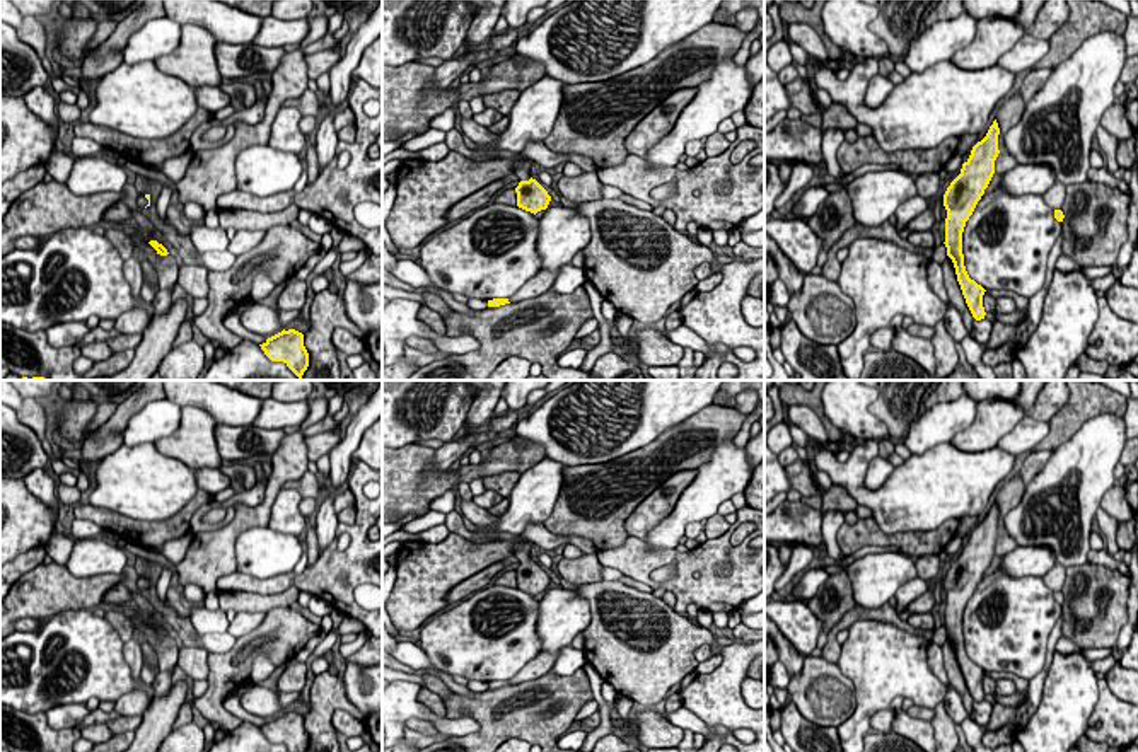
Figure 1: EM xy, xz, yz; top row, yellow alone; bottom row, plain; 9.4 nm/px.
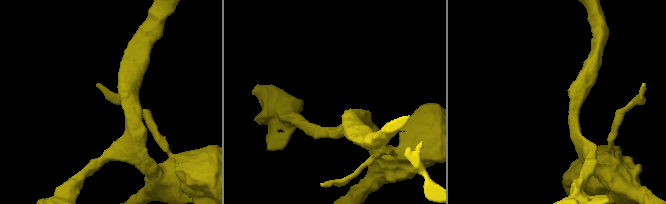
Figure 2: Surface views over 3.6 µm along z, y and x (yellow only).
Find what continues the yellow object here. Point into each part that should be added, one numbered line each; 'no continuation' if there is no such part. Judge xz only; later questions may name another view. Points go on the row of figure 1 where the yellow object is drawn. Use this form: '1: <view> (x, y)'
1: xz (521, 167)

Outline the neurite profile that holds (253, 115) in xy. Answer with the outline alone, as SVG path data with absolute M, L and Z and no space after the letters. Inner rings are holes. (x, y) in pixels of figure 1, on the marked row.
M271 80L263 82L263 92L264 92L263 97L256 101L251 107L235 111L224 121L210 118L208 121L201 123L191 135L191 140L189 140L191 152L212 150L225 145L227 142L232 140L235 133L234 130L235 123L258 124L264 118L266 101L271 92ZM213 126L225 126L227 128L225 136L218 142L205 142L203 135Z

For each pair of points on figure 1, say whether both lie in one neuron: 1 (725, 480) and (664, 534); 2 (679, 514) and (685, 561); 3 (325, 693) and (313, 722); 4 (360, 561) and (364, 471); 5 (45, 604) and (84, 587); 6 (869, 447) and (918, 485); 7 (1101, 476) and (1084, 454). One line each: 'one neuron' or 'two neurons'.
1: one neuron
2: two neurons
3: one neuron
4: one neuron
5: one neuron
6: one neuron
7: one neuron

